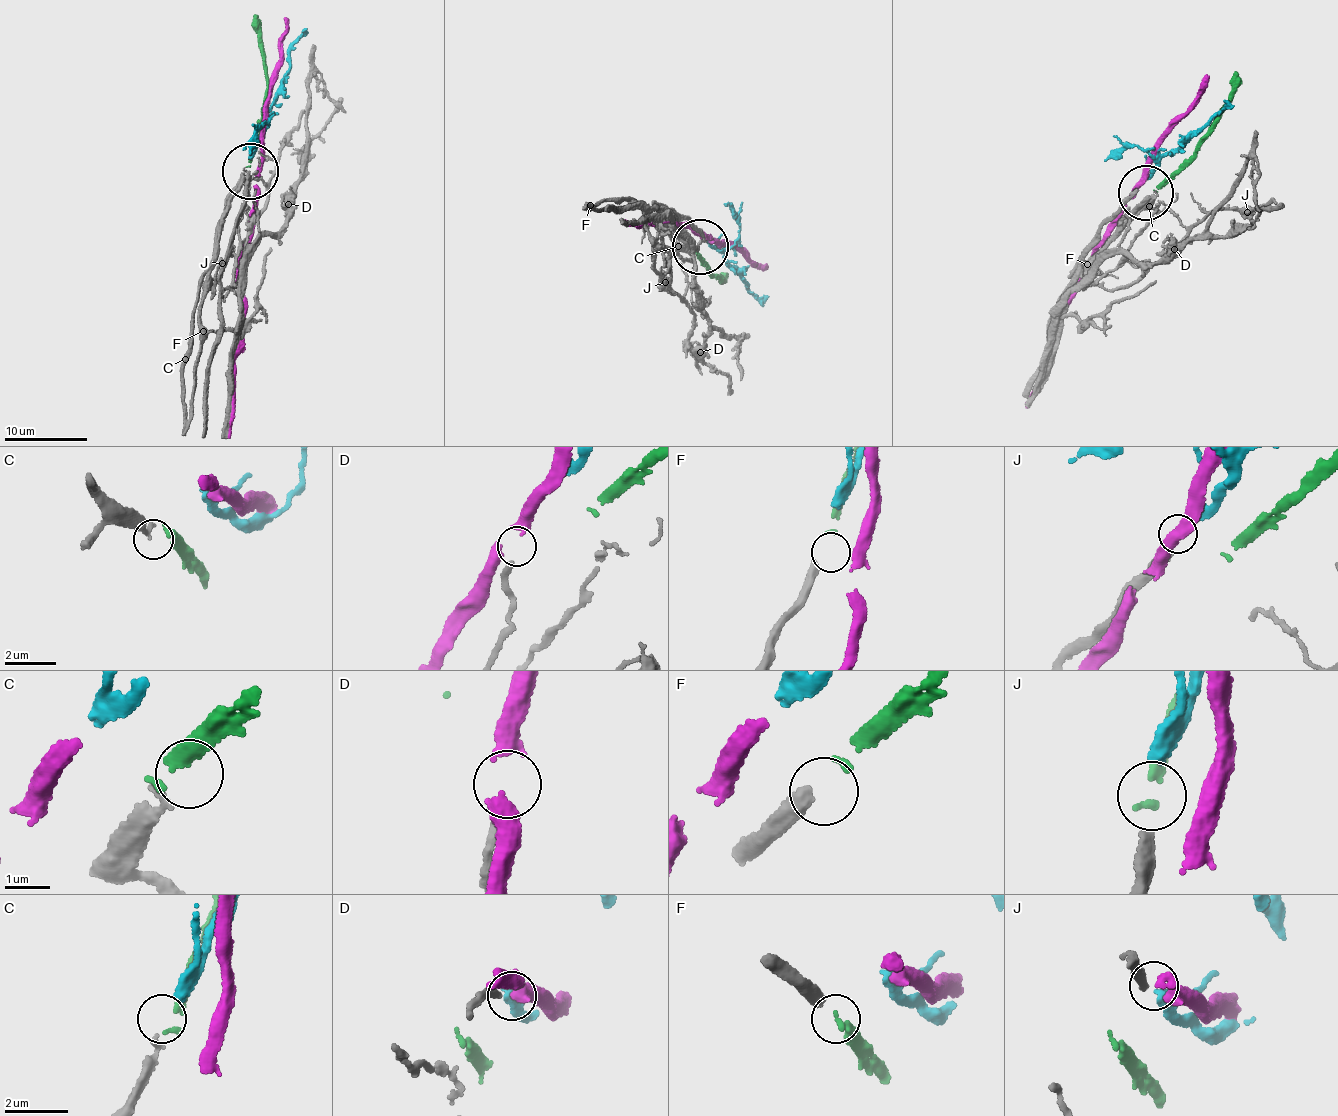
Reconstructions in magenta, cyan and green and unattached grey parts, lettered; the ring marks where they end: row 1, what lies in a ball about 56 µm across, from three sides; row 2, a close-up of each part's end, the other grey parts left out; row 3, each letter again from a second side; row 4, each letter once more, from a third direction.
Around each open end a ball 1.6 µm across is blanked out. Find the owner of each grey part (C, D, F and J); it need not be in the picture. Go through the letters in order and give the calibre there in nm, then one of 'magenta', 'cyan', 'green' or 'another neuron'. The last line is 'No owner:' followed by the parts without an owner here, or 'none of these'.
C: calibre 140 nm; another neuron
D: calibre 200 nm; another neuron
F: calibre 360 nm; green
J: calibre 240 nm; cyan
No owner: C, D

